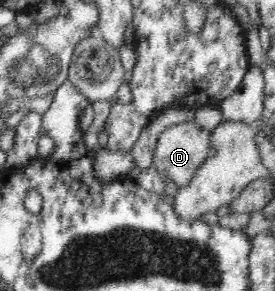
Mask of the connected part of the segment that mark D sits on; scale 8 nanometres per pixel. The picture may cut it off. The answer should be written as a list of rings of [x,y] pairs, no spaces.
[[[191,121],[172,125],[159,134],[152,163],[164,183],[170,183],[174,188],[179,189],[191,182],[211,153],[211,133],[211,130],[202,129]]]

